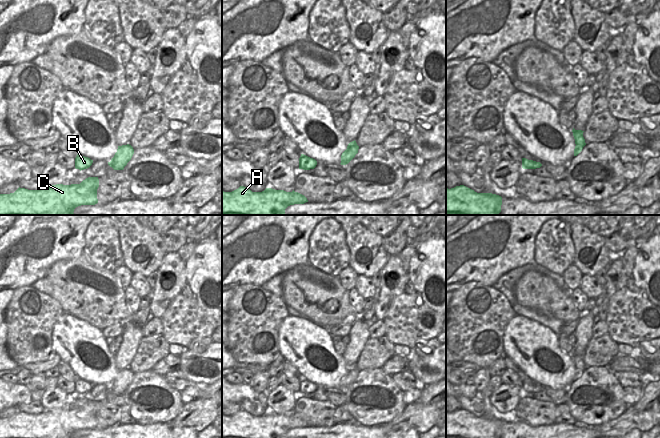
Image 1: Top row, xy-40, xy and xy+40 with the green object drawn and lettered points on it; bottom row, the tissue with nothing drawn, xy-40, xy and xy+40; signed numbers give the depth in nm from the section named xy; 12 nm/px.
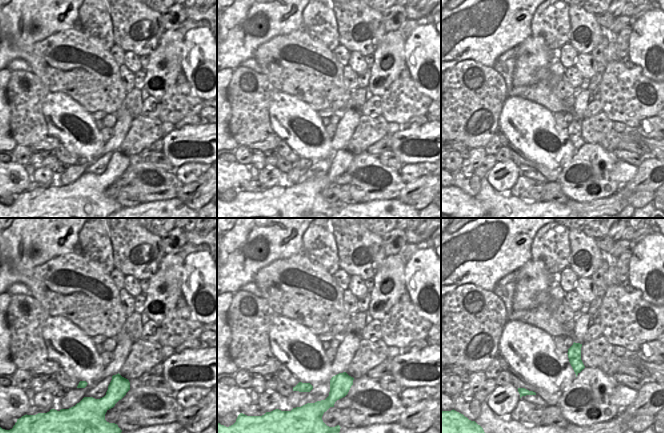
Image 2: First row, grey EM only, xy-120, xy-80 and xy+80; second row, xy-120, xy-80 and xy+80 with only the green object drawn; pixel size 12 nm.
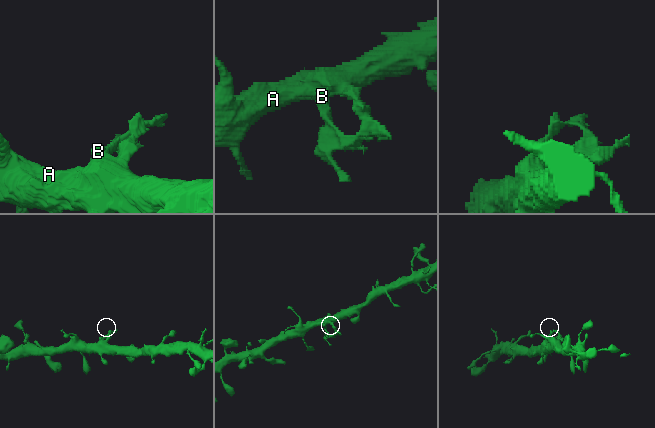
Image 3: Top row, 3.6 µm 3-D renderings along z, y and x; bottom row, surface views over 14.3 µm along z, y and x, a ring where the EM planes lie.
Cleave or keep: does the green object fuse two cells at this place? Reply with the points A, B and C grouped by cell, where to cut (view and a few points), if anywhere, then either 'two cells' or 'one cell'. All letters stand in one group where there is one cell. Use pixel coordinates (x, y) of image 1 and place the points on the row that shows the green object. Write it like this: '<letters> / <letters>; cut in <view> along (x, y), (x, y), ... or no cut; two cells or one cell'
A C / B; cut in xy+40 along (576, 144), (583, 146); two cells

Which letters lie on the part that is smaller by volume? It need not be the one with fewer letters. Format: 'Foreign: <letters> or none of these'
Foreign: B

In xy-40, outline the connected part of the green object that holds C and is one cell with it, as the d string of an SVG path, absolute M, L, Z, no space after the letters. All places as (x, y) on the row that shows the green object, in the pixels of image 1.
M88 177L80 184L56 184L40 190L18 188L14 193L0 194L0 215L76 215L74 209L81 205L98 203L98 177Z

